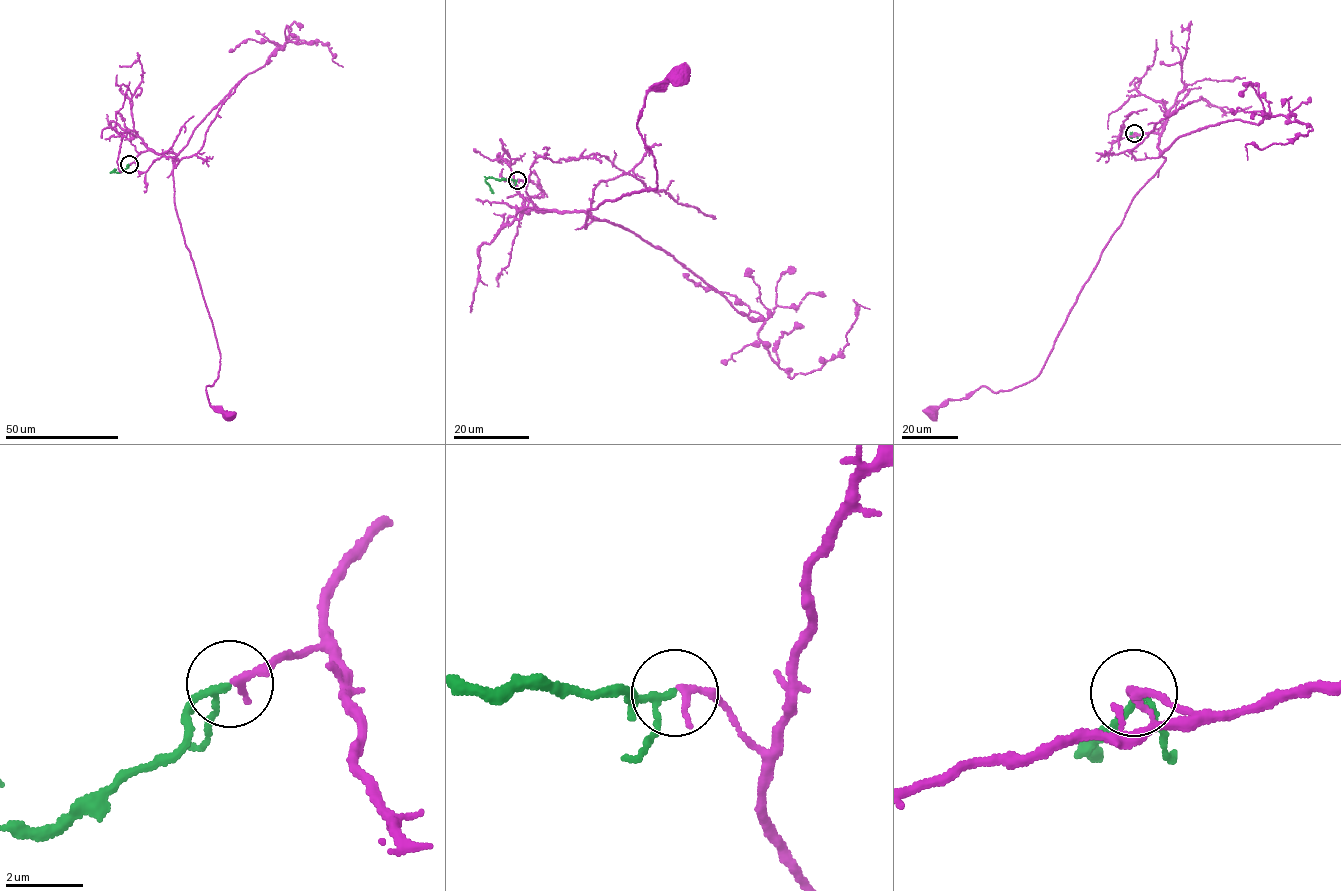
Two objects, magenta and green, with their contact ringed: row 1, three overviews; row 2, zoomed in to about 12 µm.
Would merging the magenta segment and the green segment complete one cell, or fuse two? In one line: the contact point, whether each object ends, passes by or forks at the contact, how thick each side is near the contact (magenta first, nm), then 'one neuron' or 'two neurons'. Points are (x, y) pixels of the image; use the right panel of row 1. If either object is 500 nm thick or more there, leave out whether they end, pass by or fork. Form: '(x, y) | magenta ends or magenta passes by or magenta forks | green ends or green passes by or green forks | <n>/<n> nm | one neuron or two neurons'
(1134, 133) | magenta ends | green passes by | 220/140 nm | one neuron

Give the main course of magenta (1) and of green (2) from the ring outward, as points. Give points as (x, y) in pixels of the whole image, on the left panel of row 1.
1: (130, 164), (142, 152), (175, 154), (174, 205), (219, 351), (218, 377), (205, 389), (210, 406), (228, 415)
2: (129, 164), (119, 172), (110, 172), (116, 170)

